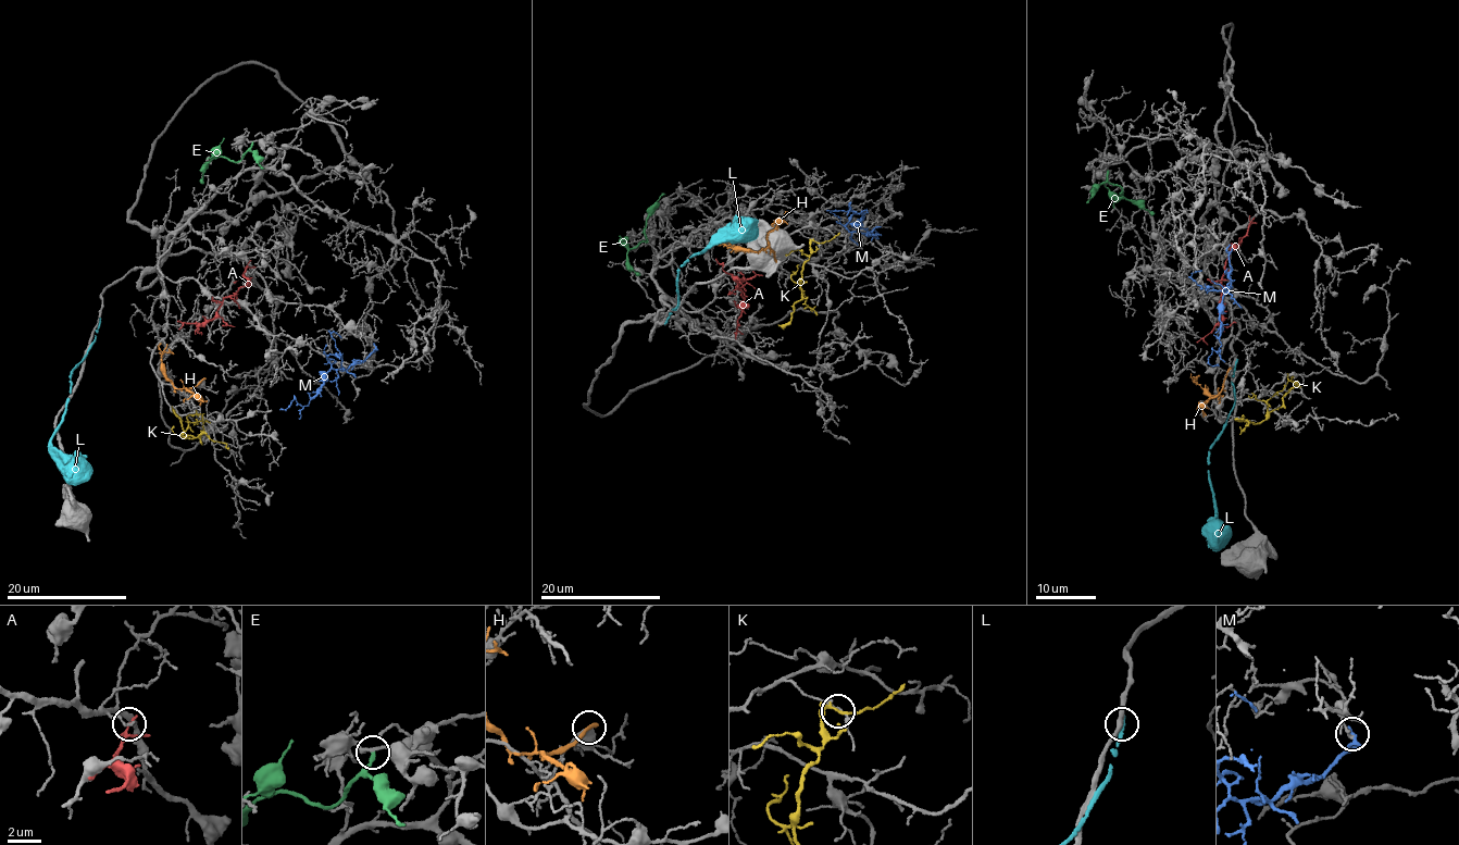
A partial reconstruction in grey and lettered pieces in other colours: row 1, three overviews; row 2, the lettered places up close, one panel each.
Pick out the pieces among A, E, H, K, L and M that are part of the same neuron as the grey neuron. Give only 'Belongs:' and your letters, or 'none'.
Belongs: none

